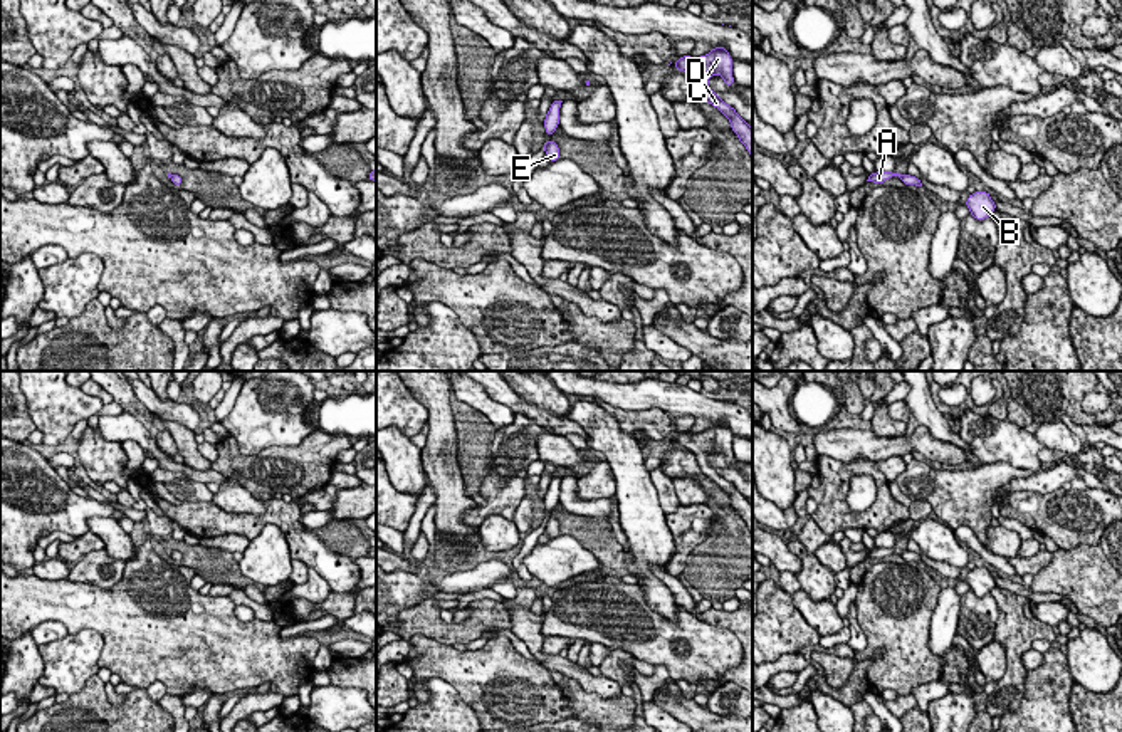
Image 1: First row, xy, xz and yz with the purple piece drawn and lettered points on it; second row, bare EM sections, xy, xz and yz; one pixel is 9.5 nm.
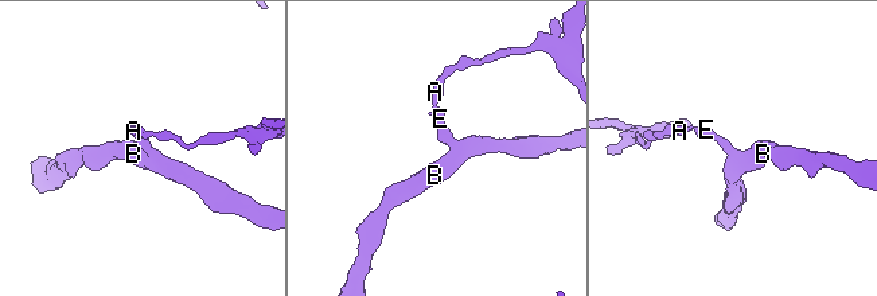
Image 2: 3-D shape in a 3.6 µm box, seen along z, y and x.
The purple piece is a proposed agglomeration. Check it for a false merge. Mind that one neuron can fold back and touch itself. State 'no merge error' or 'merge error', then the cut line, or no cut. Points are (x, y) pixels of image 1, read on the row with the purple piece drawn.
merge error; cut in yz along (904, 175), (901, 178)

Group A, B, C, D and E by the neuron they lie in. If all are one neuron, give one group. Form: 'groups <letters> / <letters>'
groups A C D / B E

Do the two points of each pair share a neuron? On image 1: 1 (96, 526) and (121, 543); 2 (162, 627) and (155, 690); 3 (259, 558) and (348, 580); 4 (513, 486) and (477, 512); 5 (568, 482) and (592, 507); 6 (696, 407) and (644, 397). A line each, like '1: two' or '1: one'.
1: one
2: two
3: two
4: one
5: one
6: one

